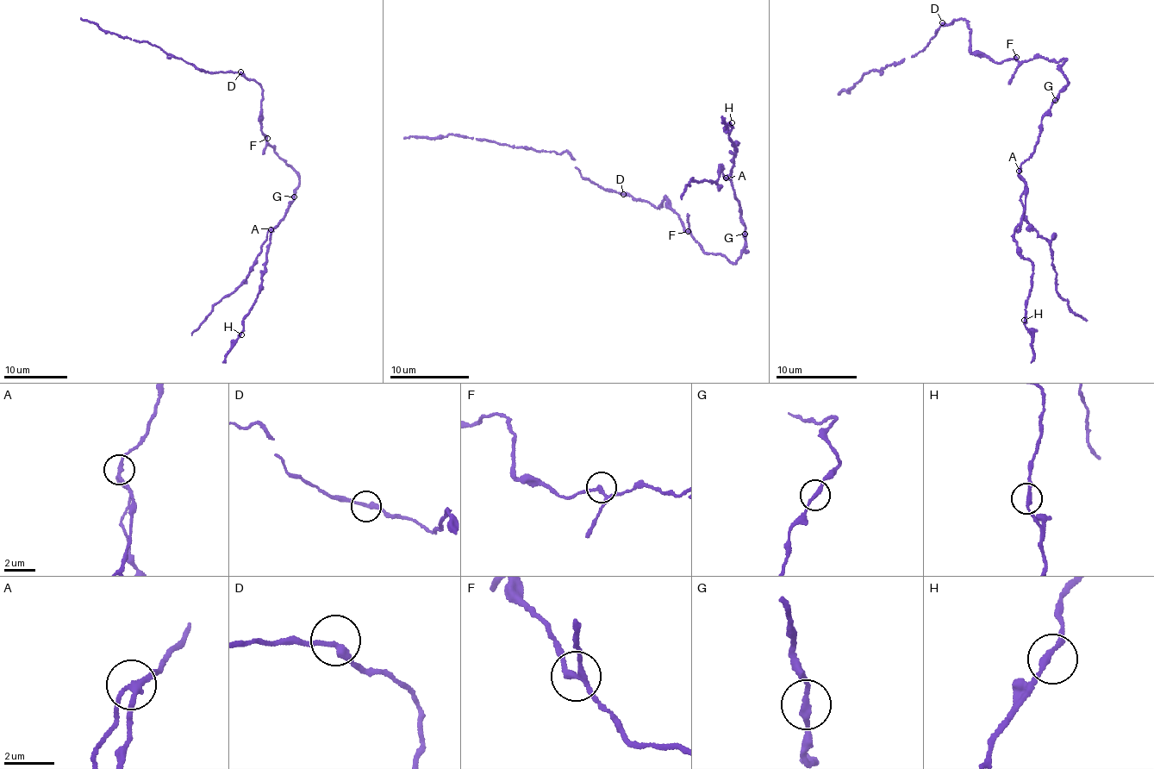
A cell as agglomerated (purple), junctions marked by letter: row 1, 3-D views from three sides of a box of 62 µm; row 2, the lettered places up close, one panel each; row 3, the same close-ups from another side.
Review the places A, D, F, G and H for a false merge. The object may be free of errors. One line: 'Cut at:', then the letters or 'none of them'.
Cut at: A

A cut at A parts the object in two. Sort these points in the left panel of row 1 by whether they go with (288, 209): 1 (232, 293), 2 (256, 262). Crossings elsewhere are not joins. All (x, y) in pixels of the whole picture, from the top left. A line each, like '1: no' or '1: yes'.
1: no
2: no

